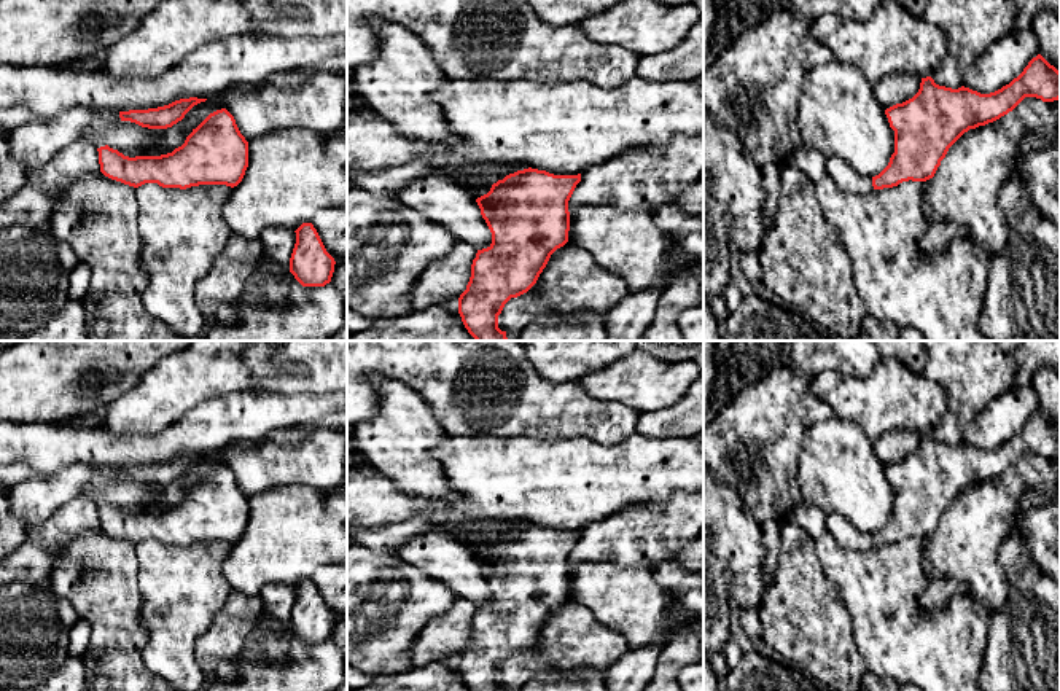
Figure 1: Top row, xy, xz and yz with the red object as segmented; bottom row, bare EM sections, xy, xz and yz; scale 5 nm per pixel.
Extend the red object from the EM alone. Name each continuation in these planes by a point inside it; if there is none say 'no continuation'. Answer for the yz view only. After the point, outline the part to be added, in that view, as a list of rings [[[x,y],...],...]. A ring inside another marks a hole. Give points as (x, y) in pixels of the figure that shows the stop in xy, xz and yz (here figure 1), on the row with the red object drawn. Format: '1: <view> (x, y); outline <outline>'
1: yz (845, 177); outline [[[829,158],[826,161],[826,174],[834,180],[844,194],[869,193],[874,189],[872,177],[858,174],[840,158]]]

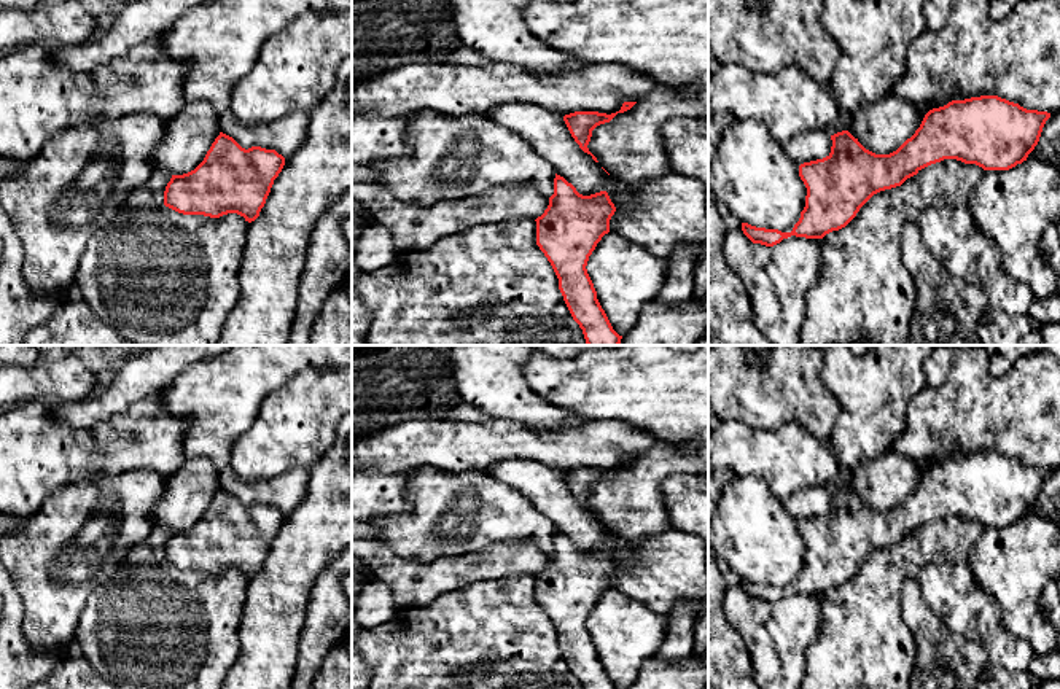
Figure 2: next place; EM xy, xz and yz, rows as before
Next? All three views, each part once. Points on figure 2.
no continuation

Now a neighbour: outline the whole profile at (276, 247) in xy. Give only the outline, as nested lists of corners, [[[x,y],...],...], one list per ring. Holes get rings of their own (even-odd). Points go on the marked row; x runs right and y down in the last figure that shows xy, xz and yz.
[[[352,56],[342,59],[336,72],[336,86],[309,113],[307,135],[299,150],[285,159],[274,180],[259,216],[250,223],[242,263],[237,272],[240,298],[231,310],[215,345],[283,345],[291,331],[298,306],[298,286],[315,224],[329,205],[352,186]]]

